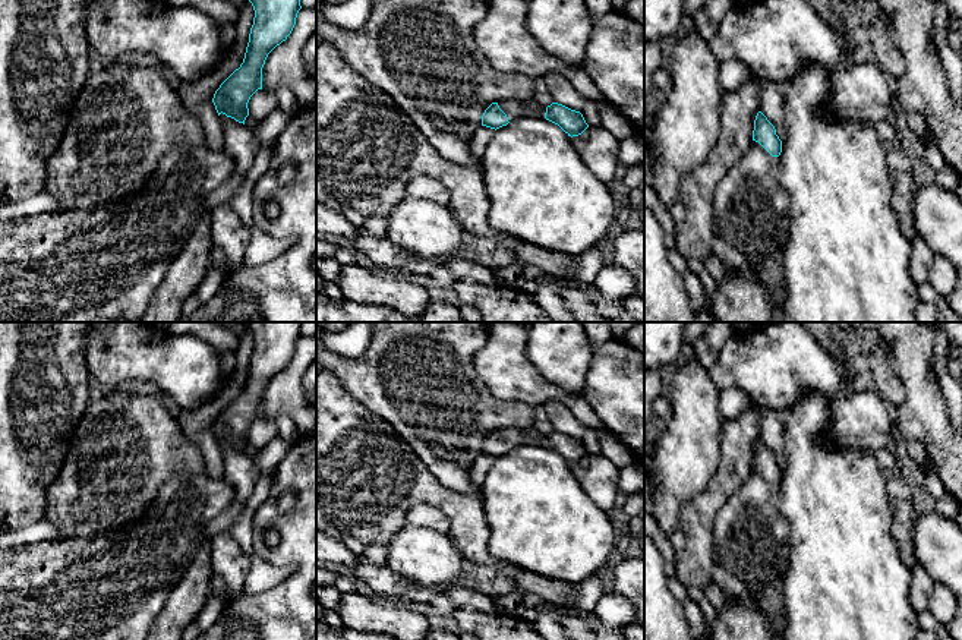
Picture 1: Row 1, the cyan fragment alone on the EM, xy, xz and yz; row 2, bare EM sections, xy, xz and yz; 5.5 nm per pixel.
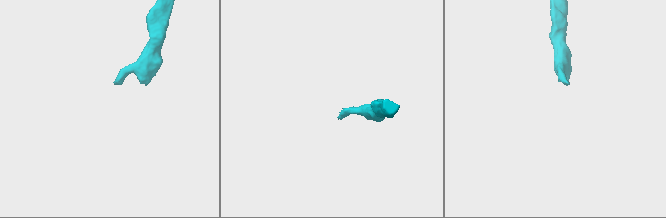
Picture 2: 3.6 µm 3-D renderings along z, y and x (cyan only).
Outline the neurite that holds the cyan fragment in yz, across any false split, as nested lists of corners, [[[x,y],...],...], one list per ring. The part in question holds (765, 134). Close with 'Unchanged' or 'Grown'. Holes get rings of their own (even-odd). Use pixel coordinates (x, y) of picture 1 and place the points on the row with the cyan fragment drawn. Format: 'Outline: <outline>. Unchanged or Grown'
Outline: [[[758,111],[753,142],[744,157],[719,182],[715,193],[713,253],[728,271],[754,275],[769,291],[775,309],[786,297],[783,256],[789,230],[791,198],[779,179],[782,141],[775,126]]]. Grown

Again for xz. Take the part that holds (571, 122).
Outline: [[[534,98],[527,101],[499,100],[492,103],[482,116],[482,126],[496,130],[526,116],[536,119],[545,117],[558,124],[571,138],[581,135],[589,127],[580,111],[571,110],[558,103],[545,107]]]. Grown

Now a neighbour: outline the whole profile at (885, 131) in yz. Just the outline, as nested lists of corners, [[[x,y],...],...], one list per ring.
[[[879,120],[879,122],[874,122],[873,123],[873,127],[877,133],[877,138],[879,141],[883,144],[883,145],[889,145],[892,142],[892,139],[895,138],[895,129],[893,126],[890,124],[889,120]]]

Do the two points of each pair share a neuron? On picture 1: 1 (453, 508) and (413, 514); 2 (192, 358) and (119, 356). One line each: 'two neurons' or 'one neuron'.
1: two neurons
2: one neuron

